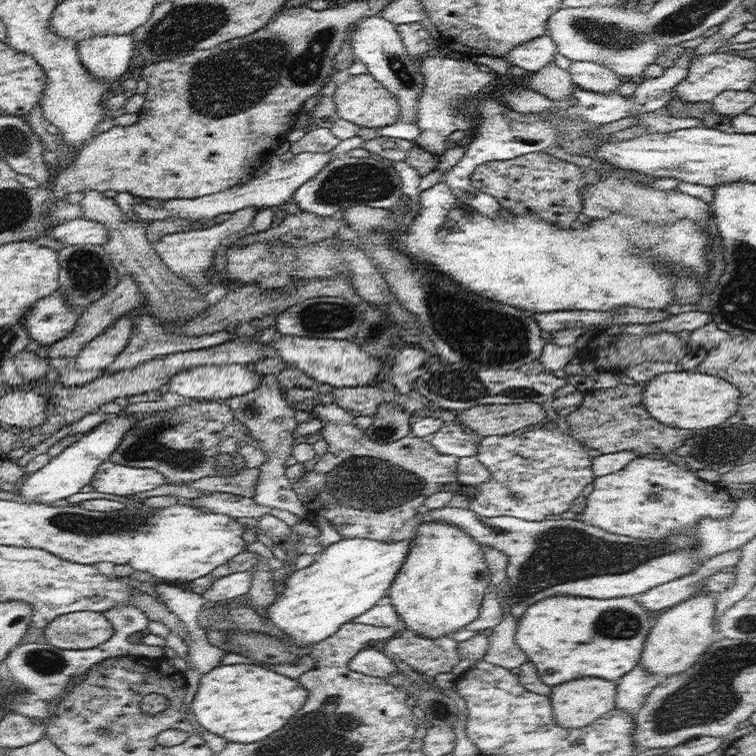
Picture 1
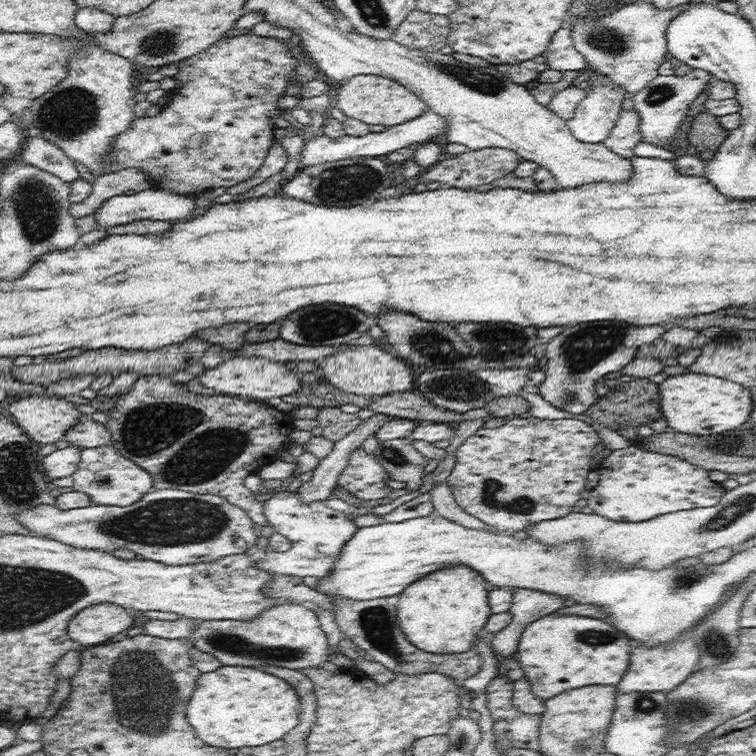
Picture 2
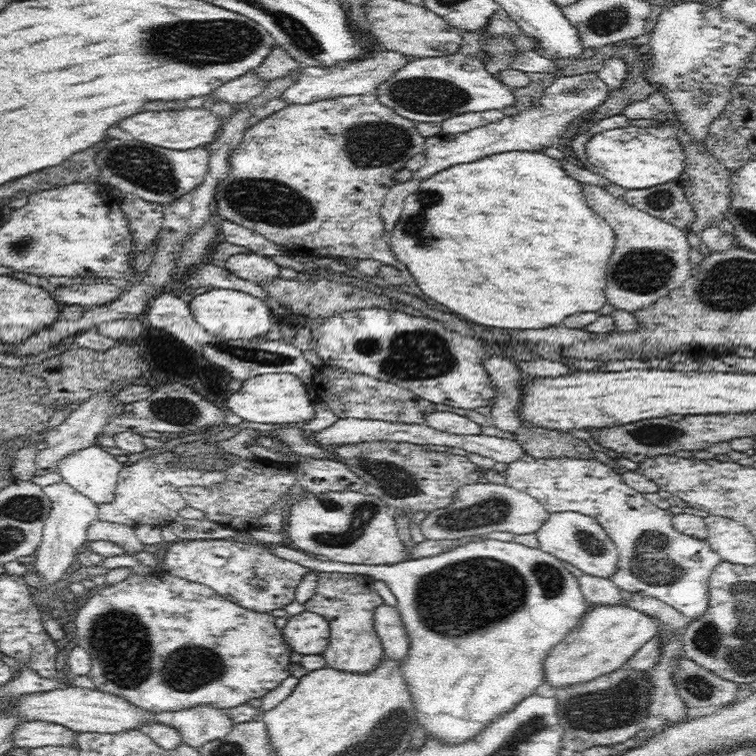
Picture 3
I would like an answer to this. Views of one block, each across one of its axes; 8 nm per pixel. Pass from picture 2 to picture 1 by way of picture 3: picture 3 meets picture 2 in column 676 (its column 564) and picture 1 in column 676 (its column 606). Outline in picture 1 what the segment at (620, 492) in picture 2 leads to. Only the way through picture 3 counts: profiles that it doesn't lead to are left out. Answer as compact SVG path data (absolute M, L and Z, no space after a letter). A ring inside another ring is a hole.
M637 456L628 466L606 476L595 477L594 490L587 496L587 506L581 513L581 521L608 532L631 536L644 540L662 540L665 536L685 532L688 535L695 530L700 519L726 519L734 513L736 500L716 483L704 481L692 471L682 469L679 465L666 459Z

